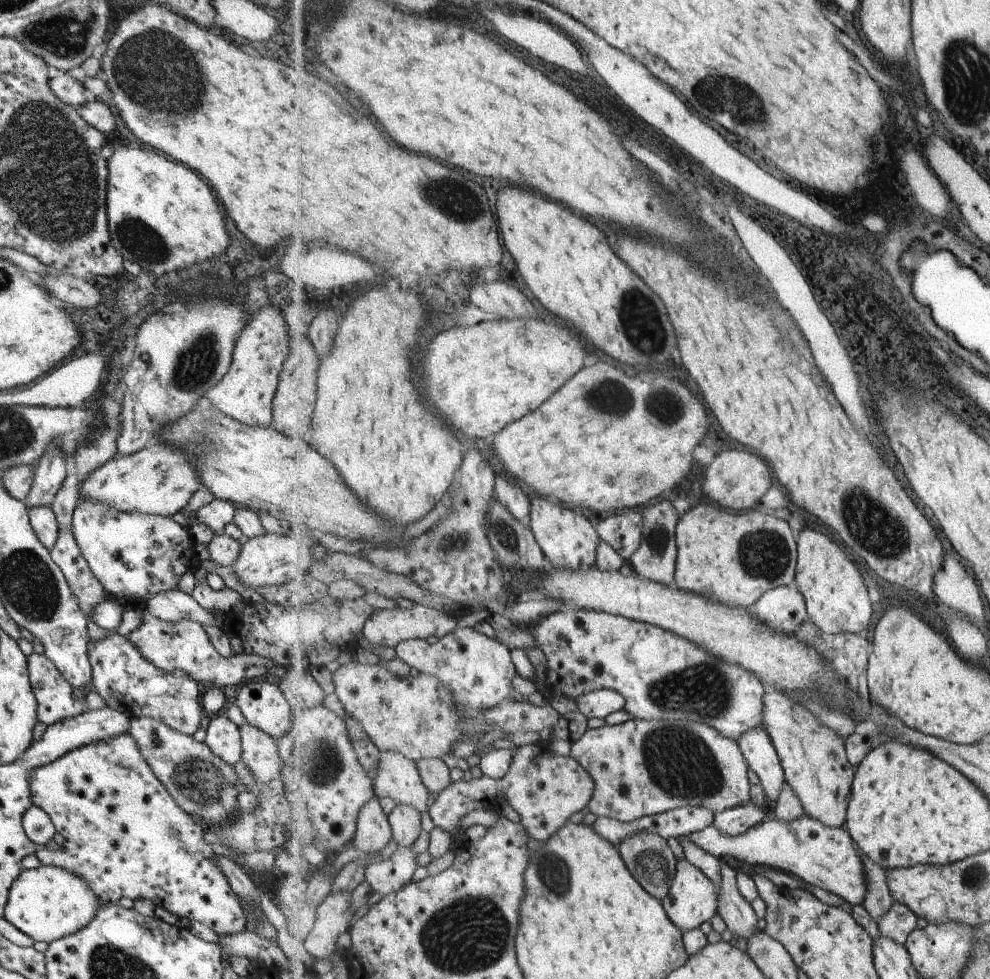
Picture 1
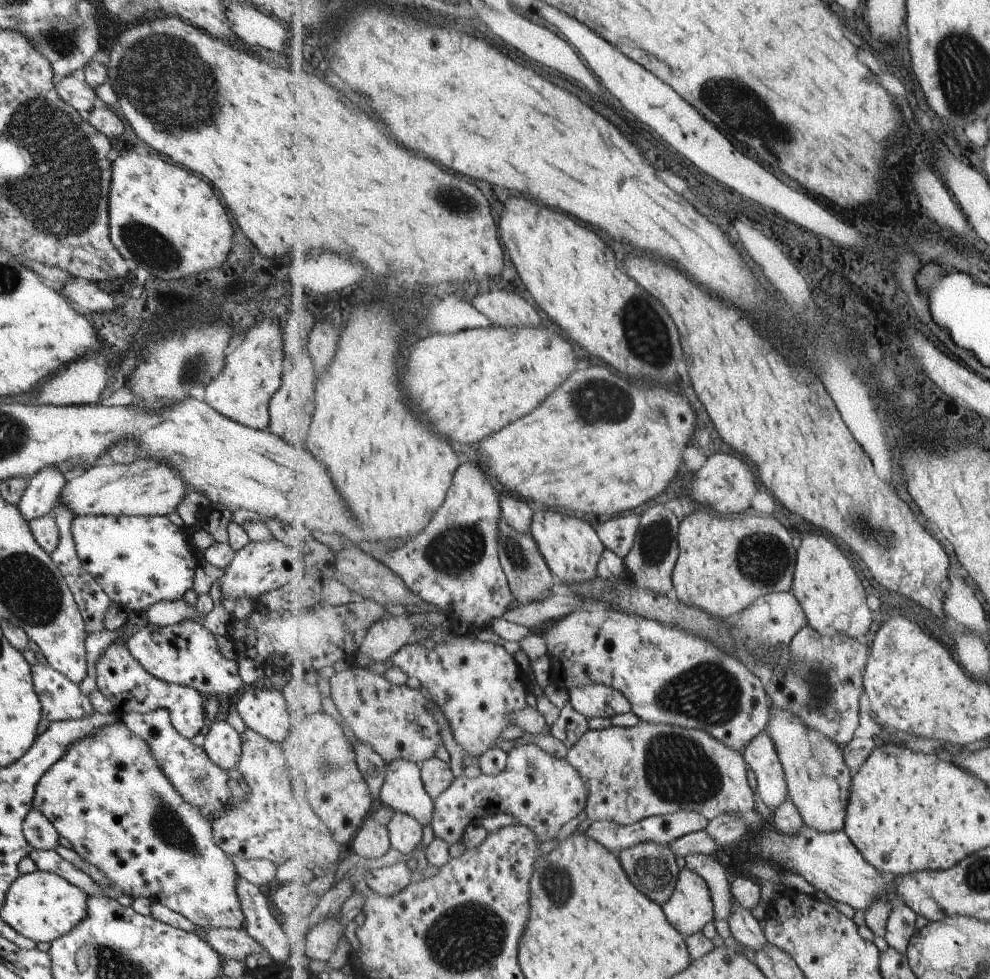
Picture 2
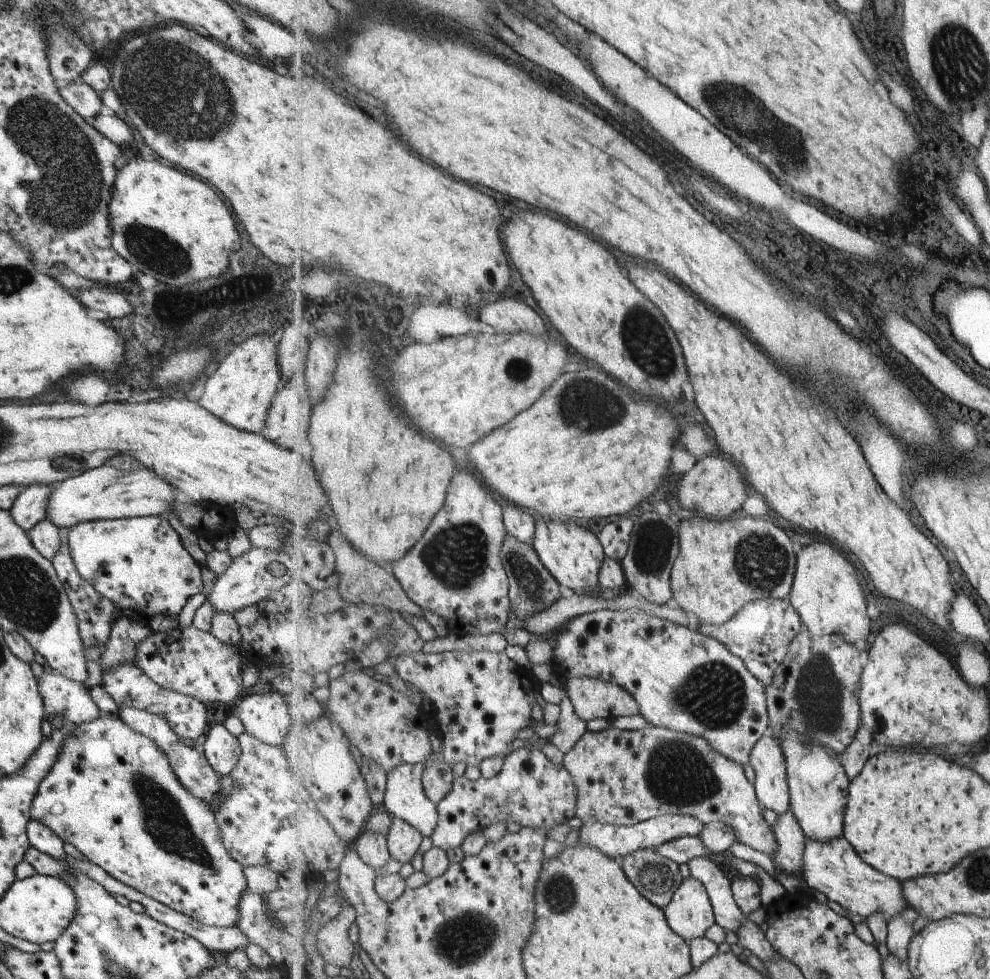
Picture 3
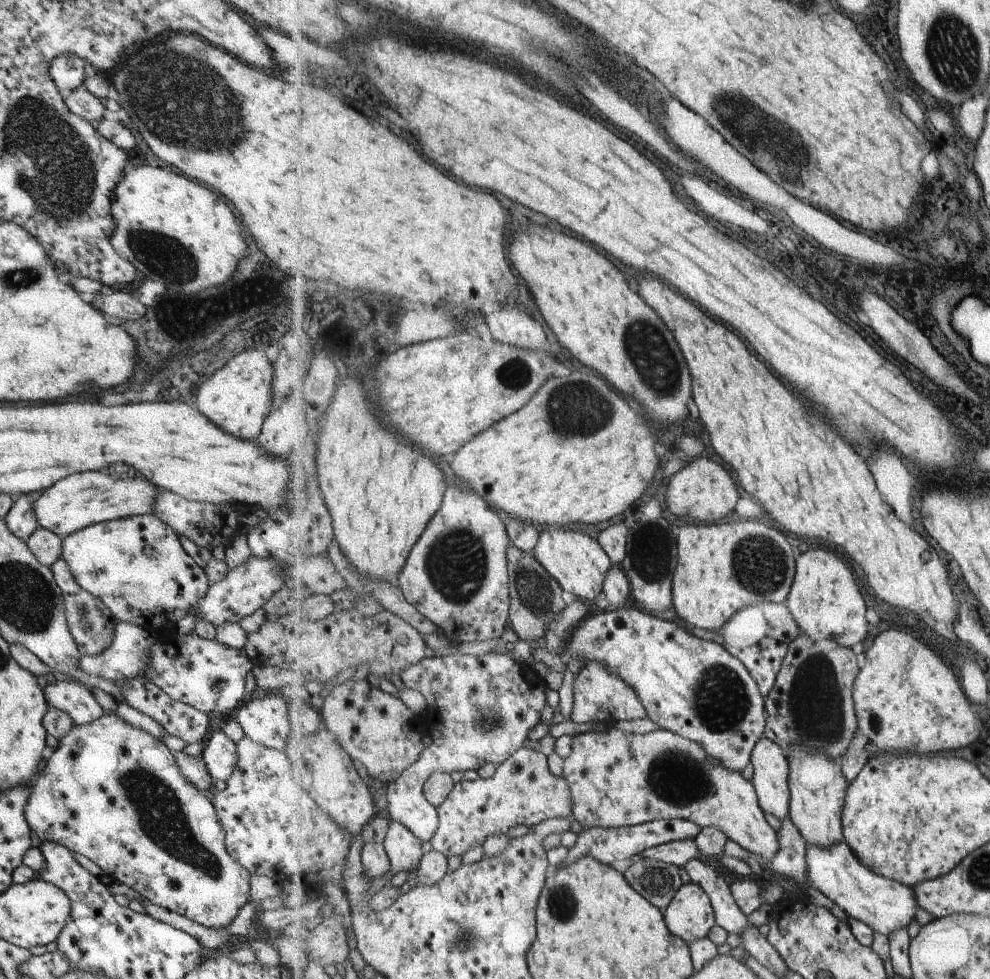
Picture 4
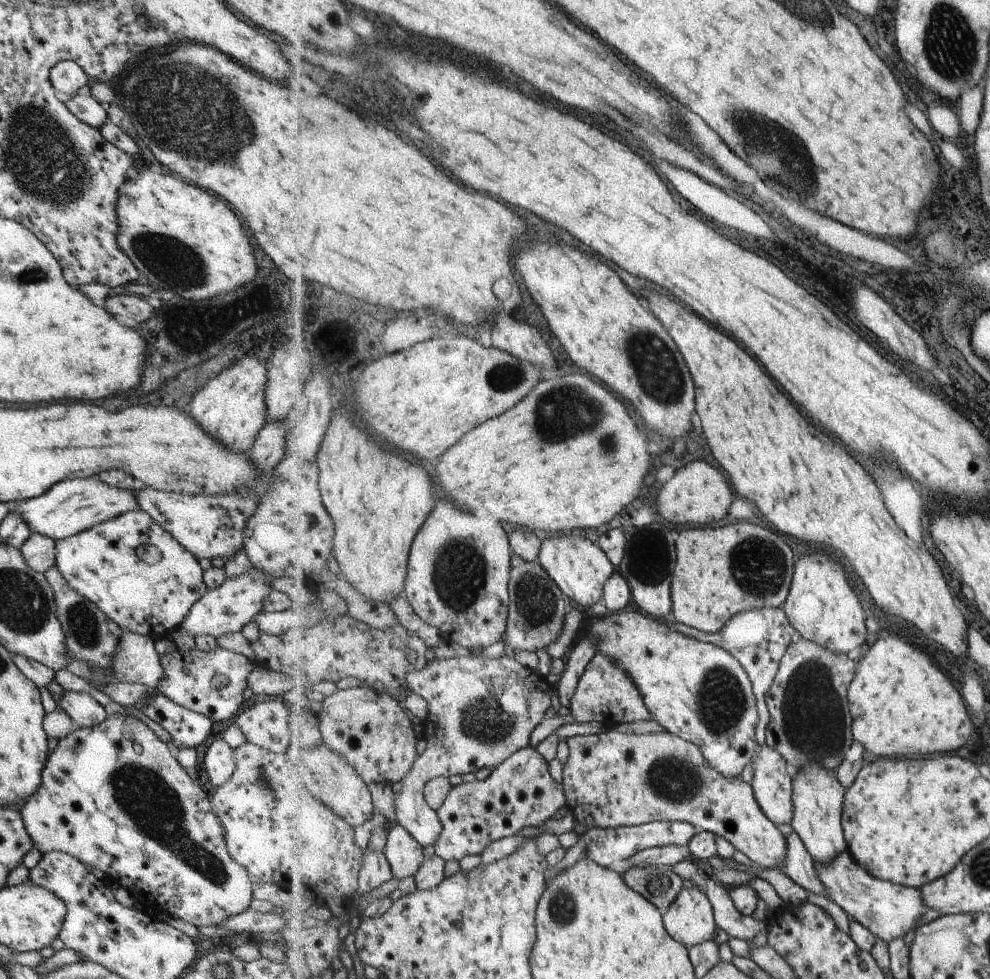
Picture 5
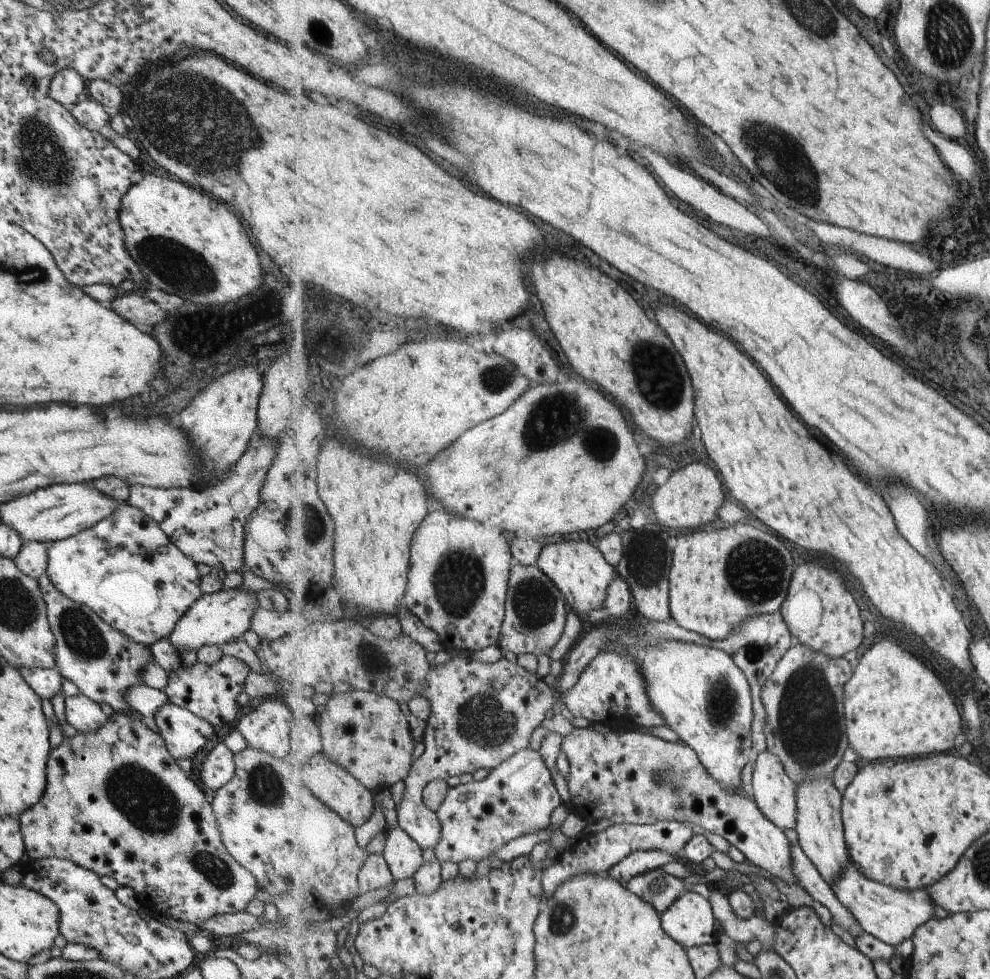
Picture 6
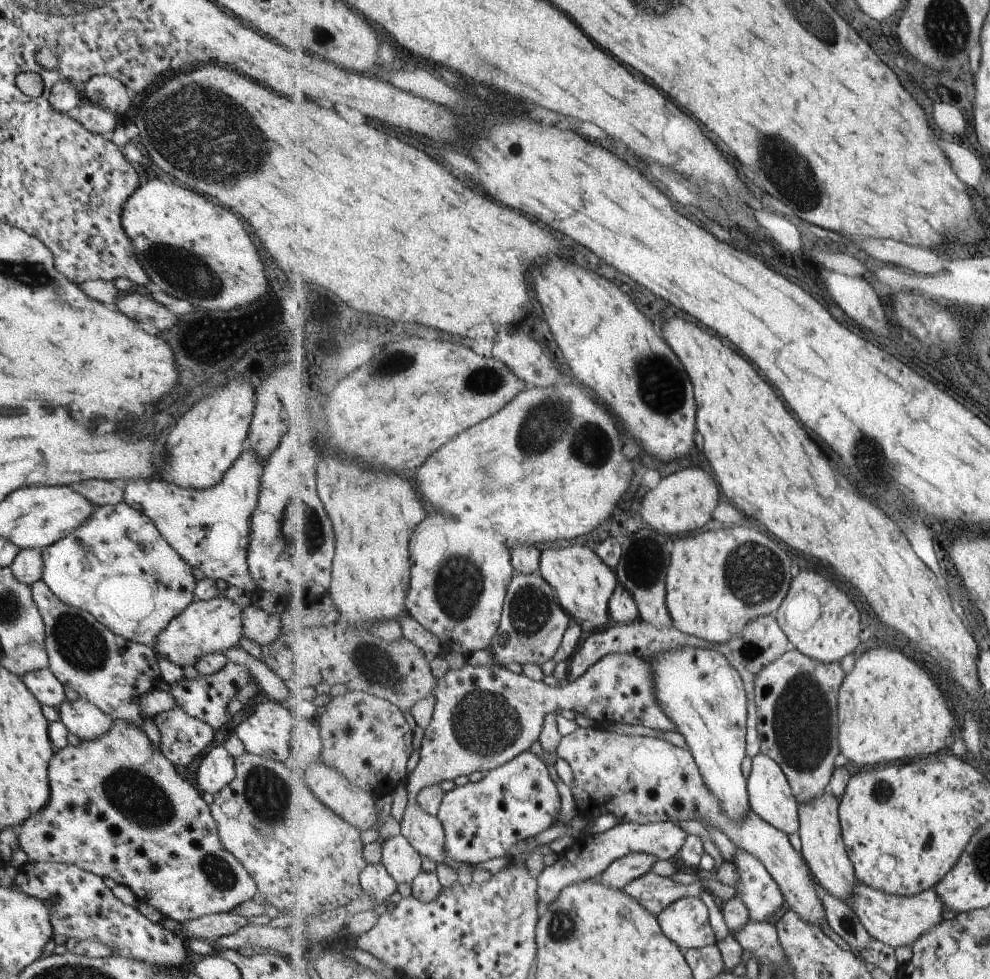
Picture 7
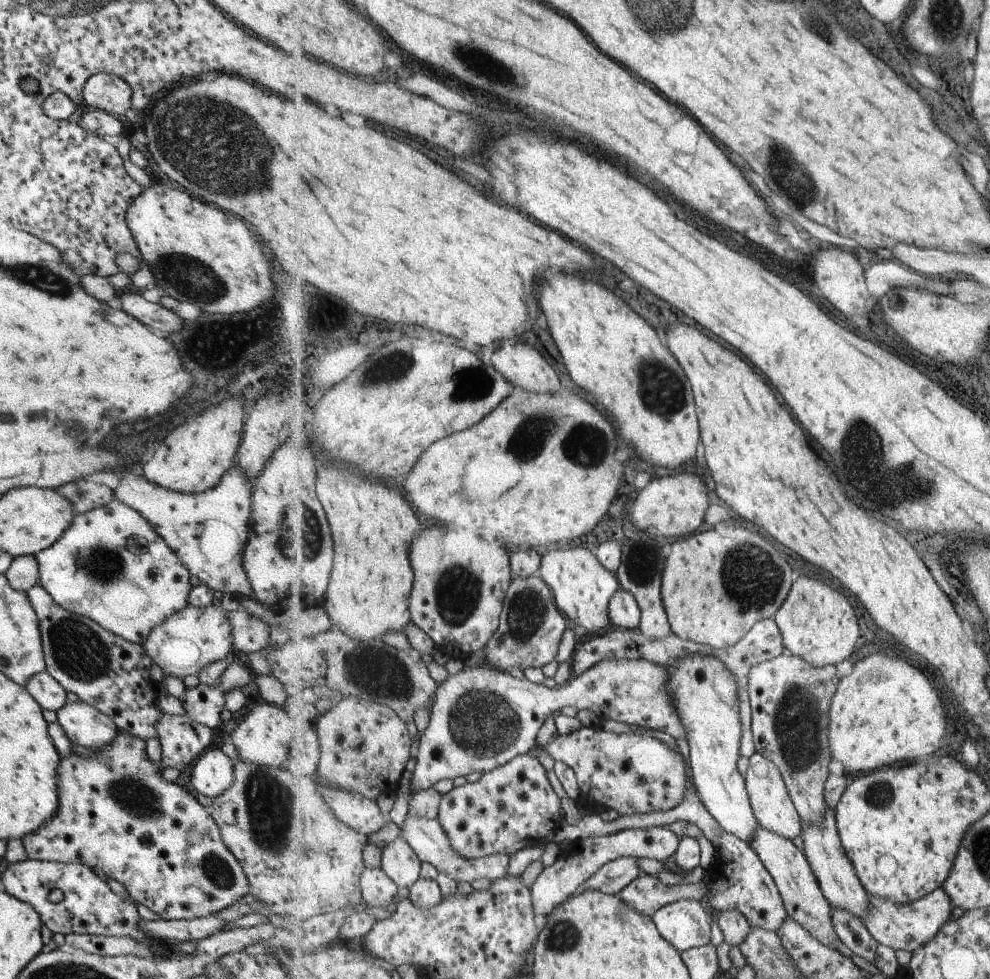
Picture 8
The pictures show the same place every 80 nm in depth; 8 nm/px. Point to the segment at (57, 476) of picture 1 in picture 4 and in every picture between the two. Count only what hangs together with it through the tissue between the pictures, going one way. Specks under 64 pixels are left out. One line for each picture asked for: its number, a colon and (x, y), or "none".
2: (40, 495)
3: (29, 507)
4: (20, 519)

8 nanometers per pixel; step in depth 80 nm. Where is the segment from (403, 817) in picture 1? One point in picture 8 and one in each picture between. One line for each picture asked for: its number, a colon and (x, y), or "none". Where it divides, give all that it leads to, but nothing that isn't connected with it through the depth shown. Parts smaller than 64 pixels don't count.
2: (406, 833)
3: (404, 841)
4: (405, 849)
5: (405, 853)
6: (405, 857)
7: (402, 859)
8: (399, 860)

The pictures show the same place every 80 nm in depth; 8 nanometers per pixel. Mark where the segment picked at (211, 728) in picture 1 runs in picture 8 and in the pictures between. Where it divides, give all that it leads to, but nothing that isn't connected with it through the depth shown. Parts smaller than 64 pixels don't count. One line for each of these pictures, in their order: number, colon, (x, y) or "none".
2: (221, 744)
3: (221, 750)
4: (219, 754)
5: (218, 762)
6: (217, 768)
7: (215, 770)
8: (212, 773)

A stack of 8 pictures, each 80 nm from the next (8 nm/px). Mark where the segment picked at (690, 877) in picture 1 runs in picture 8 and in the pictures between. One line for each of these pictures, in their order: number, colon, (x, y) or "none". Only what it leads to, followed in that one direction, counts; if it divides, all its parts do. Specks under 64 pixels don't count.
2: (690, 908)
3: (690, 913)
4: (691, 915)
5: (691, 919)
6: (690, 920)
7: (686, 922)
8: (685, 924)

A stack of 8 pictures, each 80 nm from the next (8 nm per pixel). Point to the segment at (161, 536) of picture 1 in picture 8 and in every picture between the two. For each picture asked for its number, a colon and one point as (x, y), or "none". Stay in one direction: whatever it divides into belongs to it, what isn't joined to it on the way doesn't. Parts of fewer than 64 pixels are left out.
2: (137, 561)
3: (138, 564)
4: (136, 566)
5: (133, 571)
6: (124, 568)
7: (115, 565)
8: (109, 565)

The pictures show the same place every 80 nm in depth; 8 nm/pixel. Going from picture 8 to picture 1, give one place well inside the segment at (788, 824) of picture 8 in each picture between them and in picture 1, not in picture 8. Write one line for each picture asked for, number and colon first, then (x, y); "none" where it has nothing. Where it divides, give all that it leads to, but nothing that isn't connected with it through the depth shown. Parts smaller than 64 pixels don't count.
1: (757, 744)
2: (762, 755)
3: (768, 761)
4: (771, 778)
5: (773, 782)
6: (774, 790)
7: (771, 797)

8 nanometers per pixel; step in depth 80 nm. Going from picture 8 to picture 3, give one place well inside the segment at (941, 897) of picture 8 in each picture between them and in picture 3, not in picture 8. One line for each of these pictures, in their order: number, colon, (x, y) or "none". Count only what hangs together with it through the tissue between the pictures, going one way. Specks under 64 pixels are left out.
3: (834, 867)
4: (886, 905)
5: (887, 909)
6: (892, 915)
7: (895, 920)

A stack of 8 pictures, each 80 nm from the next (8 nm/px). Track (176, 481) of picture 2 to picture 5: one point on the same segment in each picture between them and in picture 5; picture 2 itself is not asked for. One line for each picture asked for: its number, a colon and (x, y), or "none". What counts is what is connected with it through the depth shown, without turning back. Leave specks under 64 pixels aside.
3: (105, 492)
4: (81, 499)
5: (73, 505)

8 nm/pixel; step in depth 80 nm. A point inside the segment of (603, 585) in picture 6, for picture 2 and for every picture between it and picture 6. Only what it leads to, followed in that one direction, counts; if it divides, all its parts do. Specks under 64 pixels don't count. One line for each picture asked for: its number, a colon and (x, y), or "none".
2: (571, 547)
3: (574, 555)
4: (579, 562)
5: (580, 566)

